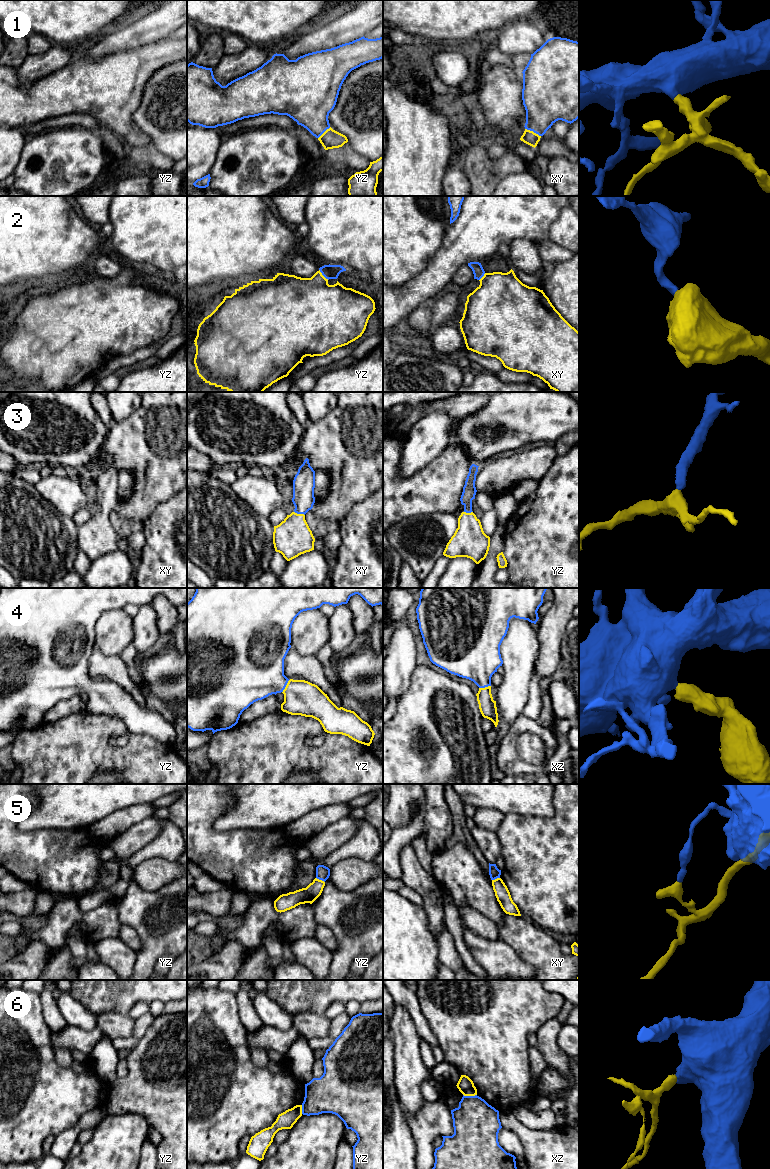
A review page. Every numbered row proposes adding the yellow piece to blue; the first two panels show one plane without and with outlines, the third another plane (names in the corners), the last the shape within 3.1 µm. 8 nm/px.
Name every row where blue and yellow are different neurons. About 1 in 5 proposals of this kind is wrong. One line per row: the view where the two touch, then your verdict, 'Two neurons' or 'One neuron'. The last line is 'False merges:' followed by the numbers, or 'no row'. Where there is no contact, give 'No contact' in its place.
1: Touches blue in xy. One neuron
2: Touches blue in yz. One neuron
3: Touches blue in xy. One neuron
4: Touches blue in yz. One neuron
5: Touches blue in yz. Two neurons
6: Touches blue in xz. Two neurons
False merges: 5, 6

